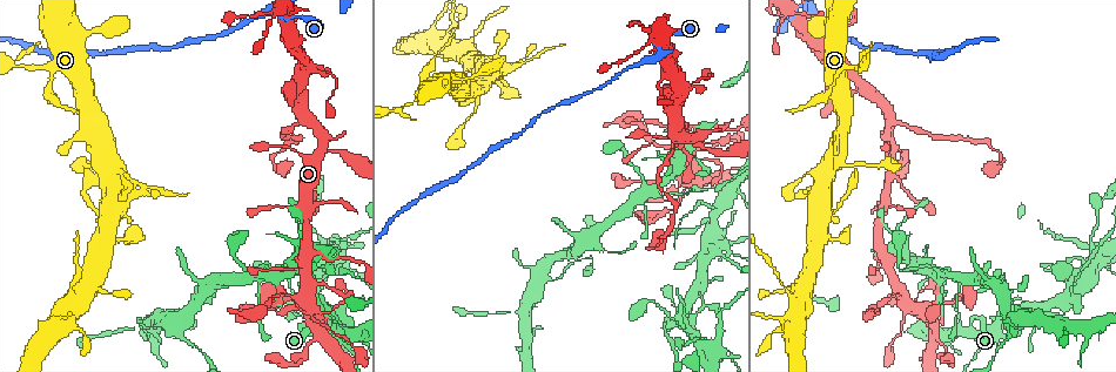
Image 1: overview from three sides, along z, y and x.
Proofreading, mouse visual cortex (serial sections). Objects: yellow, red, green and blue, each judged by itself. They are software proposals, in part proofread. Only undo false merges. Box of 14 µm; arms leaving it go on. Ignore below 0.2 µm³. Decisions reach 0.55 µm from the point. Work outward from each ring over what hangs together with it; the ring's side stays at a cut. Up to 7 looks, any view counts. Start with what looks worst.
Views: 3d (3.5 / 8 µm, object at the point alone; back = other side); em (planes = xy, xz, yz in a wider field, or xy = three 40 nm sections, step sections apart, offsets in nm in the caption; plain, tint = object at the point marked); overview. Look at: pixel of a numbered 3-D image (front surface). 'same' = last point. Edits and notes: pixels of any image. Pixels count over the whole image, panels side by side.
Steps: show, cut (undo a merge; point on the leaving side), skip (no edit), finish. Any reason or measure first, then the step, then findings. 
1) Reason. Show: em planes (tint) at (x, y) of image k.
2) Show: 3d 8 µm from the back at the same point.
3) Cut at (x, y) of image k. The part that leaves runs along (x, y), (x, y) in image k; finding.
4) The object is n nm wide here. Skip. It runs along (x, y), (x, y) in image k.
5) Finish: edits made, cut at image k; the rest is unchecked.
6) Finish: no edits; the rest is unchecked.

Abrupt turn. Show: 3d 3.5 µm at (655, 43) of image 1.

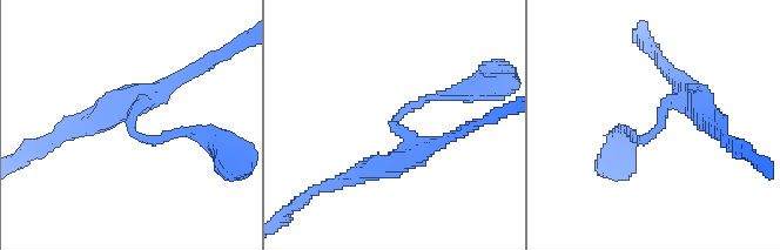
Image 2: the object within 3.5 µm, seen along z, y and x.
Need the tissue. Show: em xy step 1 (tint) at (131, 131) of image 2.

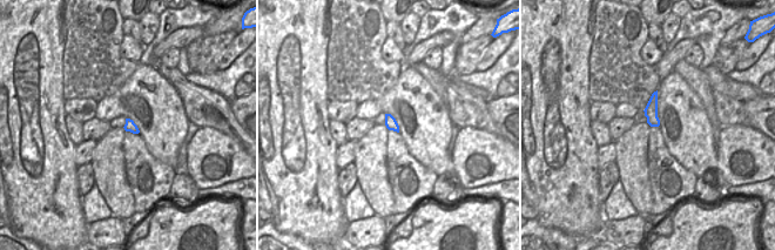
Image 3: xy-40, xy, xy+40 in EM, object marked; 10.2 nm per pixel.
Skip. One cell here.

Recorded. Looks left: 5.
Thin arm on a thick one. Show: 3d 8 µm at (684, 137) of image 1.

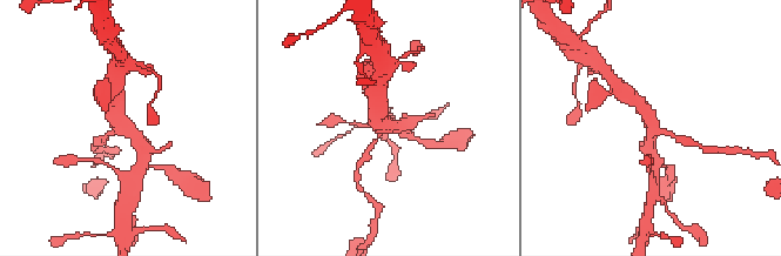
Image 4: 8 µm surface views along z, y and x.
Show: 3d 3.5 µm at (389, 124) of image 4.

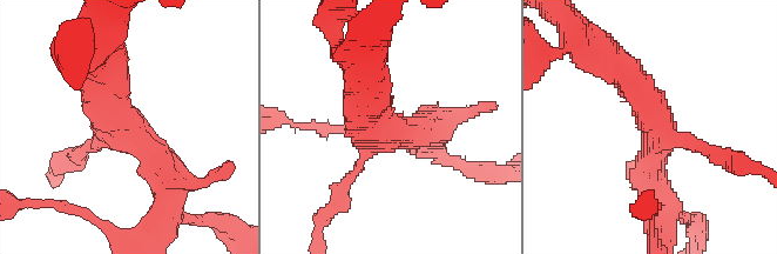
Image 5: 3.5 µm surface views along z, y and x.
3 arms meet here; the arms are 150, 400, 450 nm wide; shape alone is not enough. Show: em xy step 1 (tint) at (129, 129) of image 5.

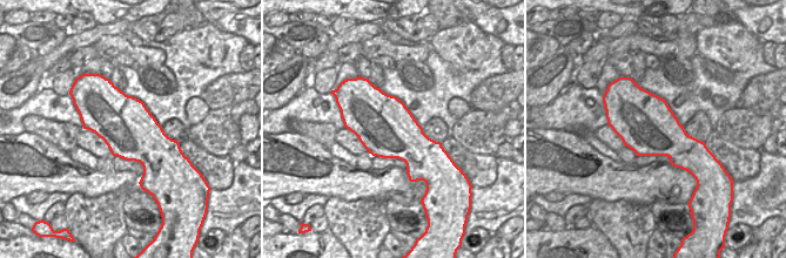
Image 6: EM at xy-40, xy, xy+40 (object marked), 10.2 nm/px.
The object is 600 nm wide here. Skip. It runs along (171, 191), (99, 71) in image 5; one cell here.

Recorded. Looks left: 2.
Four-way junction. Show: 3d 3.5 µm at (716, 246) of image 1.

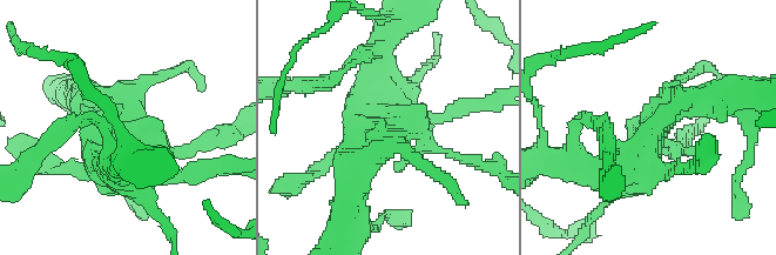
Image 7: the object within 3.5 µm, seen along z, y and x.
Show: em xy step 1 (tint) at (647, 148) of image 7.

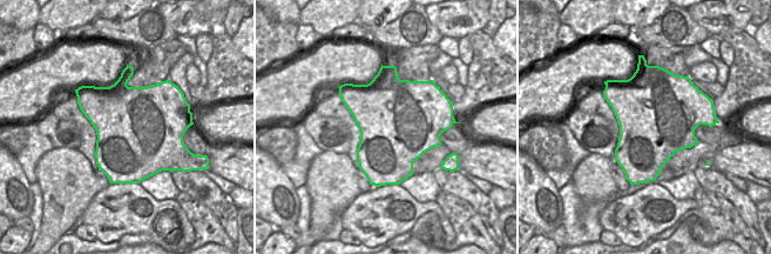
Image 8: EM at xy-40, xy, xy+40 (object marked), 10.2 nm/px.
Skip. It runs along (588, 172), (631, 175), (694, 99) in image 7; one cell here.

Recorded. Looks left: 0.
Finish: no edits; the rest is unchecked.

